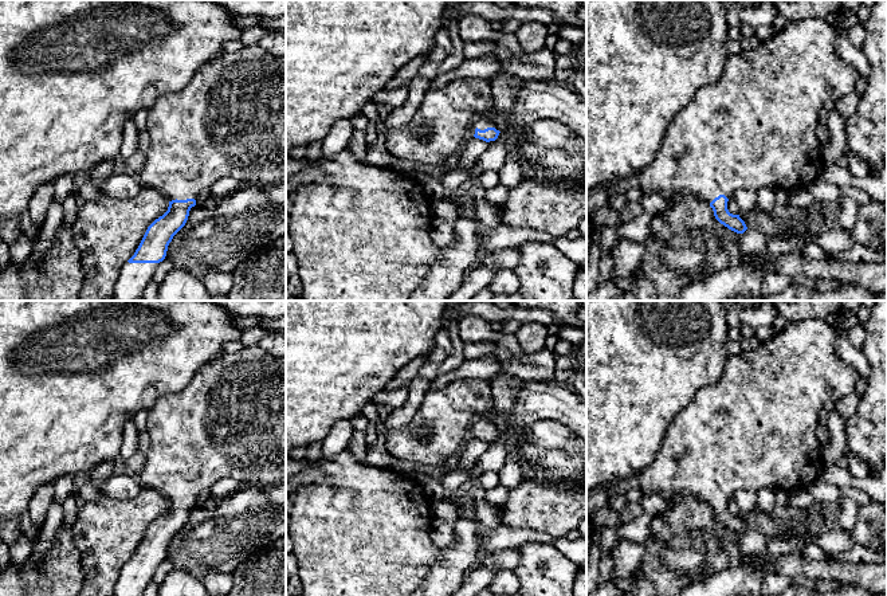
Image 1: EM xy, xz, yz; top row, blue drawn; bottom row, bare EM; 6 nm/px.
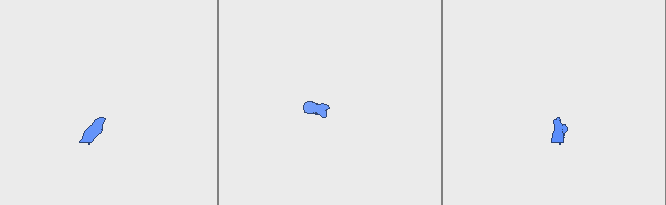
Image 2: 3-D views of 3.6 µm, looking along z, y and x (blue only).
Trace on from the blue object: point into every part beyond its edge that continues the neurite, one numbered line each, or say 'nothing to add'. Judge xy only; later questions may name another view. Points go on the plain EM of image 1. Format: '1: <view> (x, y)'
1: xy (230, 422)
2: xy (134, 577)

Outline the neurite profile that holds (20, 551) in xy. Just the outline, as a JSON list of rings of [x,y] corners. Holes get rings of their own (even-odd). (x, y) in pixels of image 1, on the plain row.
[[[20,532],[15,544],[9,546],[11,562],[15,565],[23,565],[31,557],[32,549],[34,542]]]

